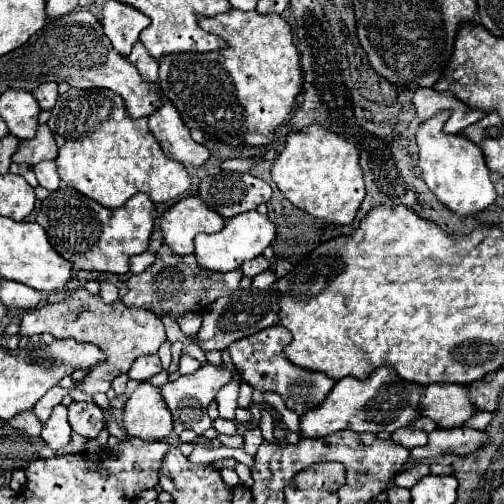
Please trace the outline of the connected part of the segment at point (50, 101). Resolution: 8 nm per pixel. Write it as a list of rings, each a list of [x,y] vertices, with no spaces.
[[[43,83],[41,87],[33,89],[33,97],[37,99],[41,109],[51,109],[57,101],[57,83]]]

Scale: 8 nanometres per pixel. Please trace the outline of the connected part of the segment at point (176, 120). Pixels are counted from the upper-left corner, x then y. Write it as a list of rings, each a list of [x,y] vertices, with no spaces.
[[[163,101],[159,111],[149,117],[149,129],[153,131],[155,139],[169,159],[195,167],[205,165],[205,161],[209,159],[207,147],[191,139],[189,129],[183,125],[179,113],[173,111],[171,103]]]

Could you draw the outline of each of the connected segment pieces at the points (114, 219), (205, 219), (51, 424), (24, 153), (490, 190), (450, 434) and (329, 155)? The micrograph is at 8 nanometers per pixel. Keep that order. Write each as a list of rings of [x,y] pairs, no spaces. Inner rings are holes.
[[[65,185],[59,187],[57,191],[53,191],[47,199],[43,199],[41,211],[37,213],[37,223],[47,231],[53,249],[63,259],[71,261],[77,271],[87,269],[87,271],[101,271],[101,273],[115,273],[115,275],[123,275],[129,271],[129,257],[147,251],[155,219],[157,219],[157,209],[155,209],[153,201],[149,199],[149,195],[145,195],[145,193],[133,195],[123,207],[109,209]]]
[[[185,197],[163,213],[159,227],[171,251],[177,255],[189,255],[193,253],[195,235],[217,233],[225,227],[225,223],[227,221],[207,207],[201,197]]]
[[[57,405],[49,417],[49,421],[43,425],[41,431],[41,439],[53,449],[61,449],[69,443],[71,437],[71,425],[67,421],[67,407],[65,405]]]
[[[39,125],[35,139],[19,143],[17,153],[13,155],[13,163],[25,163],[33,167],[45,159],[57,159],[57,145],[51,129],[47,125]]]
[[[439,111],[437,115],[423,121],[417,129],[417,145],[419,145],[419,167],[427,187],[437,195],[441,203],[445,203],[457,215],[475,215],[483,211],[487,205],[495,201],[495,187],[489,179],[489,169],[485,165],[485,157],[481,147],[477,147],[465,135],[449,135],[443,131],[445,121],[449,119],[449,111]]]
[[[457,427],[457,429],[435,429],[429,433],[429,443],[423,447],[411,449],[413,461],[437,459],[439,455],[467,455],[473,453],[489,443],[489,437],[483,431],[475,431],[471,427]]]
[[[313,123],[287,135],[285,147],[271,169],[273,181],[281,193],[299,209],[323,221],[351,225],[355,213],[365,197],[363,171],[359,165],[359,151],[353,143],[339,139],[335,131]]]

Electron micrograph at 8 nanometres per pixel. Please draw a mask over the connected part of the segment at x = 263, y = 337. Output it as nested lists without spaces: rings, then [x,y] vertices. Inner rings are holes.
[[[279,325],[279,327],[269,327],[265,331],[259,331],[251,337],[239,339],[237,343],[231,343],[227,347],[227,351],[229,351],[233,363],[241,369],[243,381],[247,381],[253,389],[259,389],[263,393],[265,391],[279,393],[285,401],[285,407],[289,407],[297,415],[303,415],[305,411],[319,407],[337,381],[325,377],[325,373],[319,373],[319,371],[315,373],[315,371],[303,371],[301,367],[293,367],[289,363],[289,359],[285,359],[285,355],[283,355],[285,345],[289,345],[289,343],[291,343],[289,329]]]

